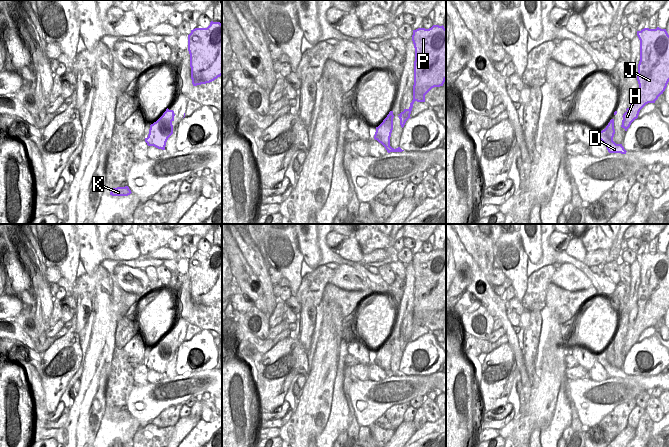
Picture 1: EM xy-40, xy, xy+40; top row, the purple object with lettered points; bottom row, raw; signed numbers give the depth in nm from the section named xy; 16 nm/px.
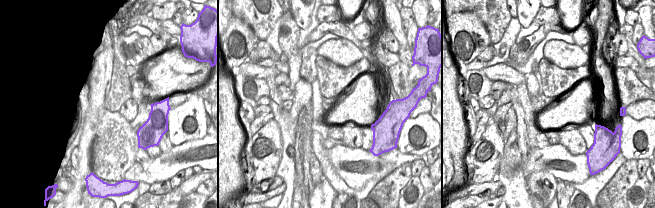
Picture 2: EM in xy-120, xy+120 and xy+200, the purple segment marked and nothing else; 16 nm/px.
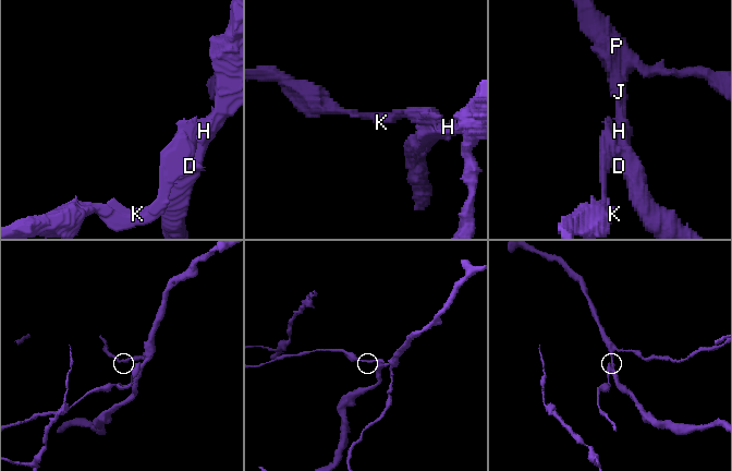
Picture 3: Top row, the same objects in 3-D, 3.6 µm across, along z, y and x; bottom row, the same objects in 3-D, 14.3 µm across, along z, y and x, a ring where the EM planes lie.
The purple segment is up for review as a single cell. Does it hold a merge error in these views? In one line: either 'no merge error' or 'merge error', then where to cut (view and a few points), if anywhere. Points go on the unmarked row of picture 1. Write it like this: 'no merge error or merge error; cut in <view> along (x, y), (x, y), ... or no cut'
merge error; cut in xy+40 along (612, 364), (603, 366)

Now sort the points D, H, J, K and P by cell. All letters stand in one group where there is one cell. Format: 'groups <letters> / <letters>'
groups D H J P / K

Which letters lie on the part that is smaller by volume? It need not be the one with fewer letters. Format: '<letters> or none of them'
K

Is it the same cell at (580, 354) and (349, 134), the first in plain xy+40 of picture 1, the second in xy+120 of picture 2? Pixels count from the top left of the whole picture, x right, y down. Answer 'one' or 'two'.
one

